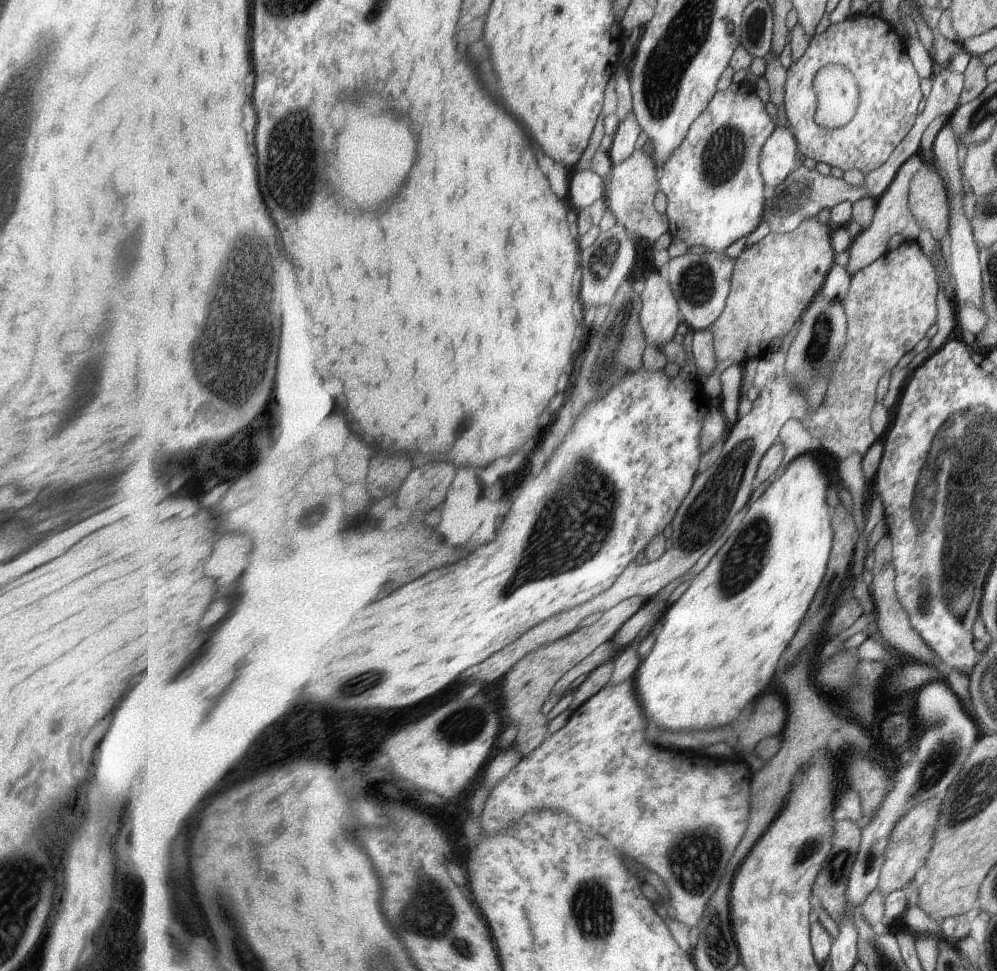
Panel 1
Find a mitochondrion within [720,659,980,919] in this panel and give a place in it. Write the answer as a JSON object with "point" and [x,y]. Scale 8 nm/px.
{"point":[943,753]}

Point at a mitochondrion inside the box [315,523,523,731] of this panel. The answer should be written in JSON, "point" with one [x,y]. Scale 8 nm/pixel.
{"point":[367,680]}

